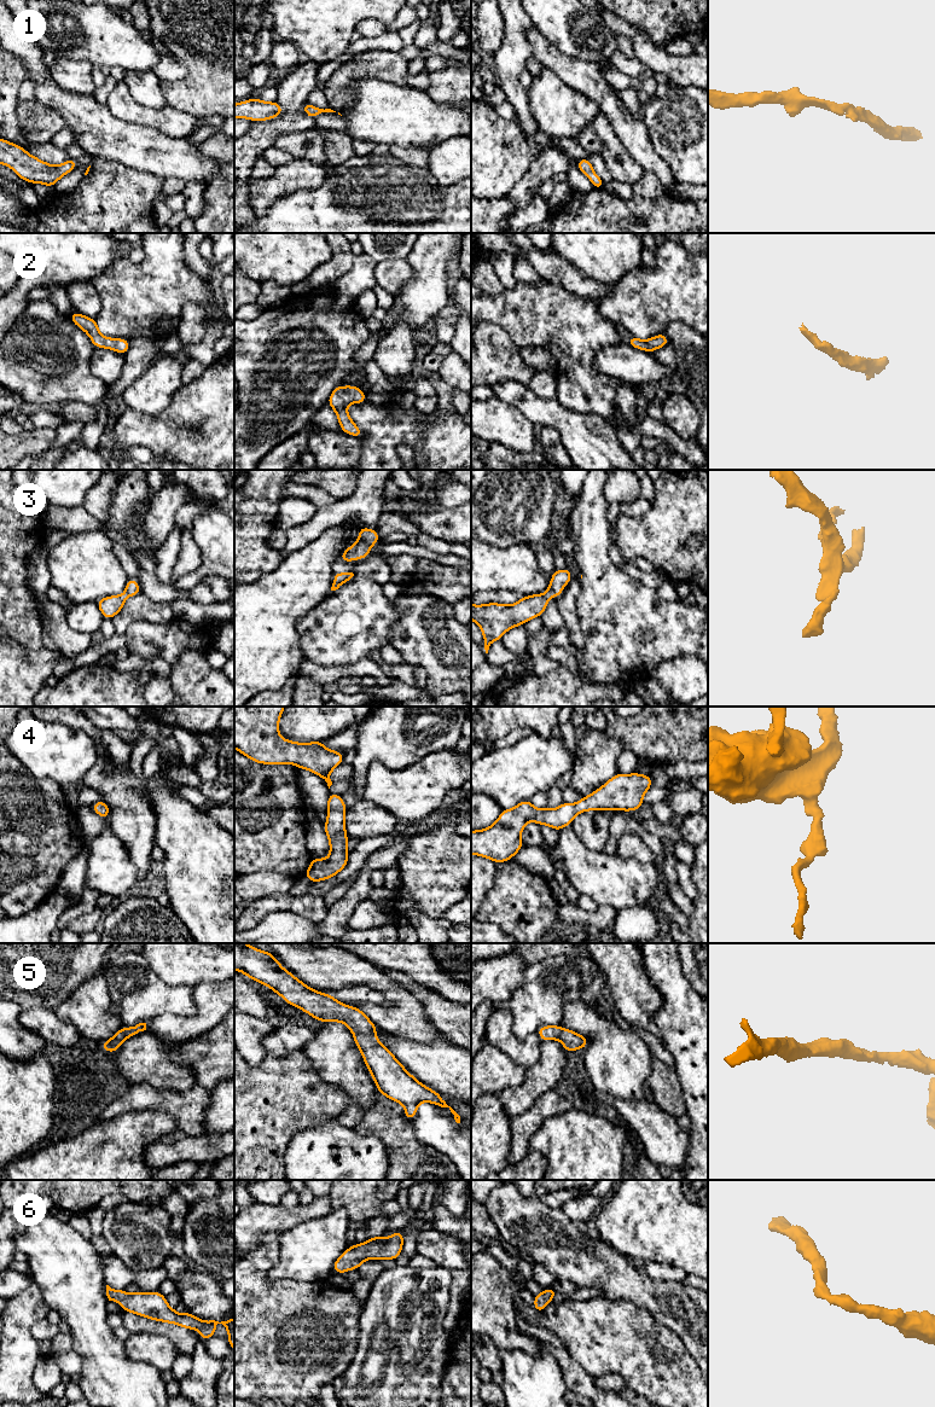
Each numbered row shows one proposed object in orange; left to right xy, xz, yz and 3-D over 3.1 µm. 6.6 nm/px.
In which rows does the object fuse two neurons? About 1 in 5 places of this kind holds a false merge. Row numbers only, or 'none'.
none

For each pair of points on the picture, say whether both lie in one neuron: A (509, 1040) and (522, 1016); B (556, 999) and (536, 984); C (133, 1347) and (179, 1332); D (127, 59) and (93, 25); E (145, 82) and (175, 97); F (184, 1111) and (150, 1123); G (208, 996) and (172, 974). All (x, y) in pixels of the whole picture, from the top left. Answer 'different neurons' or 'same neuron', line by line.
A: different neurons
B: same neuron
C: different neurons
D: same neuron
E: different neurons
F: different neurons
G: different neurons

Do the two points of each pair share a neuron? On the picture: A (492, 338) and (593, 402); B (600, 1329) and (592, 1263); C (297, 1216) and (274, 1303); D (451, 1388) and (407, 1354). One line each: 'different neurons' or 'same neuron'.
A: different neurons
B: different neurons
C: different neurons
D: different neurons

